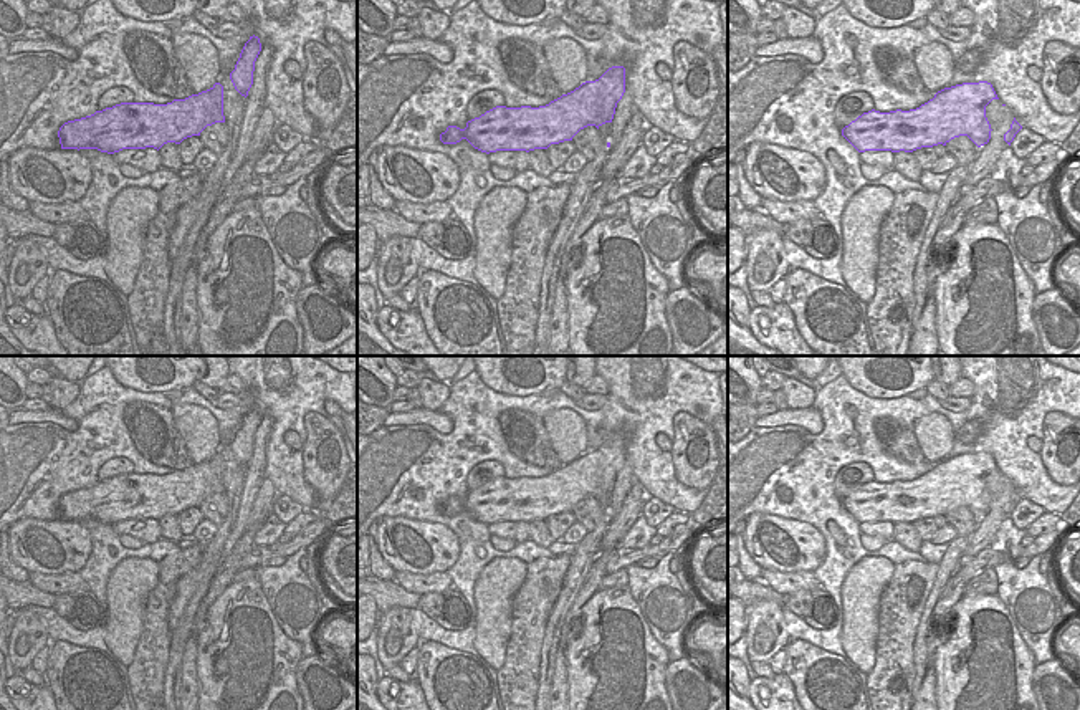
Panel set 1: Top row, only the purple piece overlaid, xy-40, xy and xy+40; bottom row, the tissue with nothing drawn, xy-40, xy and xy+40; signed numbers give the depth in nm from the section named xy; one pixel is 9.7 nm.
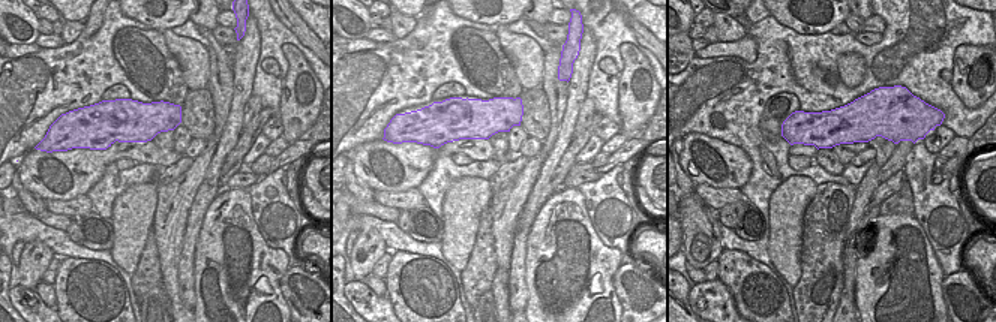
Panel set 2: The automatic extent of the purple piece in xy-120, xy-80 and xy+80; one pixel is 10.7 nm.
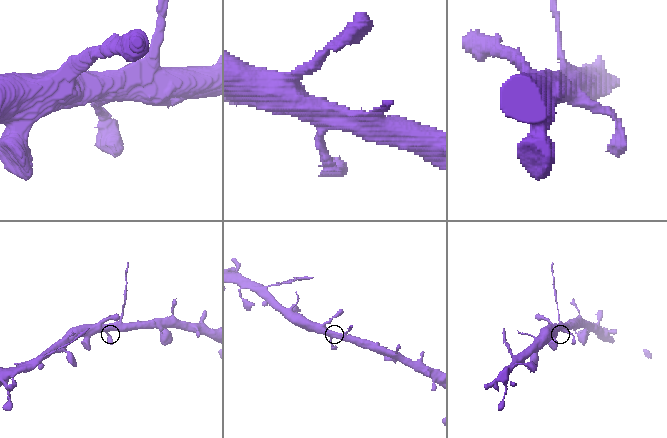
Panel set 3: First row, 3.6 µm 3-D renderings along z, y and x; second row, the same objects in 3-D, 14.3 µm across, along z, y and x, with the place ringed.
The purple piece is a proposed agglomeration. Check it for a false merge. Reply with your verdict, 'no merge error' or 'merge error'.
merge error

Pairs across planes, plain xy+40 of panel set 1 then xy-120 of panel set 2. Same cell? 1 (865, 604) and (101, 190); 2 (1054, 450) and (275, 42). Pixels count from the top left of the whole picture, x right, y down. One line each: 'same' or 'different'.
1: different
2: different

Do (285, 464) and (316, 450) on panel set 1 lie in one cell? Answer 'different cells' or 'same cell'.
different cells

